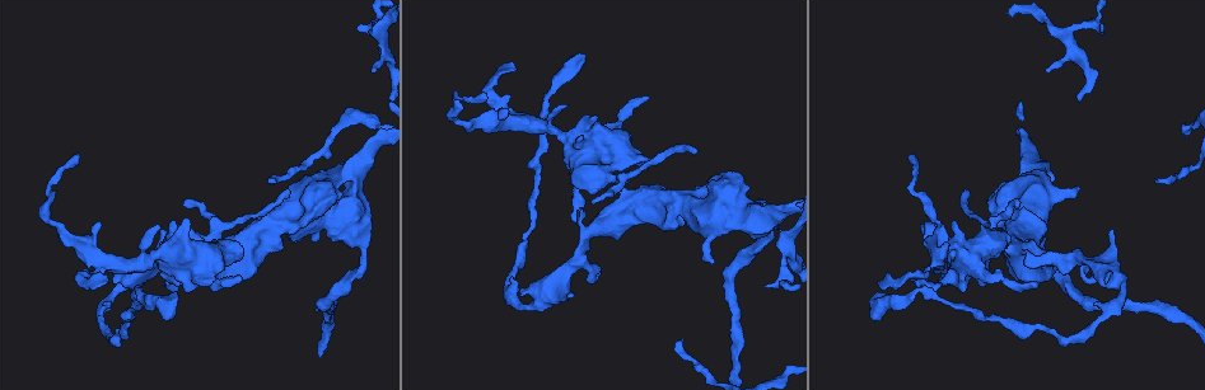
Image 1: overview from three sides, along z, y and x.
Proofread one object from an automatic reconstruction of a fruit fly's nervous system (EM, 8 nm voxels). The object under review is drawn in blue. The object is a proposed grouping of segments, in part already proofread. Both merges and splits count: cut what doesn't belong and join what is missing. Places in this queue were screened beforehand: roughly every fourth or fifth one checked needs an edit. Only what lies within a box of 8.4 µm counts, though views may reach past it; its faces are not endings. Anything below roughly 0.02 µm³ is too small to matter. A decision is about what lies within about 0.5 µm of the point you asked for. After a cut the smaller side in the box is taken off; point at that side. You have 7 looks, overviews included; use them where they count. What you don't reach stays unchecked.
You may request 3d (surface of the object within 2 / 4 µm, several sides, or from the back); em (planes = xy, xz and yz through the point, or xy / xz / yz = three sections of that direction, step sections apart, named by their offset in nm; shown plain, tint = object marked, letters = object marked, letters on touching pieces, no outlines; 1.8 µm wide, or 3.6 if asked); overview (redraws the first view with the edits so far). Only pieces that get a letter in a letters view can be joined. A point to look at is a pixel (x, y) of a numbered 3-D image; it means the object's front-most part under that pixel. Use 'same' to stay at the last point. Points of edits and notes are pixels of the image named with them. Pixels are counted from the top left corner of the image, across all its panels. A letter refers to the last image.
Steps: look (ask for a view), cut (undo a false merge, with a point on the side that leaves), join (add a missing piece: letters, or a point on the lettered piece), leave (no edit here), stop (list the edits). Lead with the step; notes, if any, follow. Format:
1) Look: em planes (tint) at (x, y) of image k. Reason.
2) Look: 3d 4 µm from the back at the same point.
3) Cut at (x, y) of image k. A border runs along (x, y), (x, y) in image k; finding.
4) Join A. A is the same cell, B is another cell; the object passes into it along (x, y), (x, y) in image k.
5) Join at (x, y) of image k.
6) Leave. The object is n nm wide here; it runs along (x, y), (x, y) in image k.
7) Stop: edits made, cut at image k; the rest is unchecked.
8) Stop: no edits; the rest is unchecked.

Look: 3d 4 µm from the back at (508, 114) of image 1. Free end.

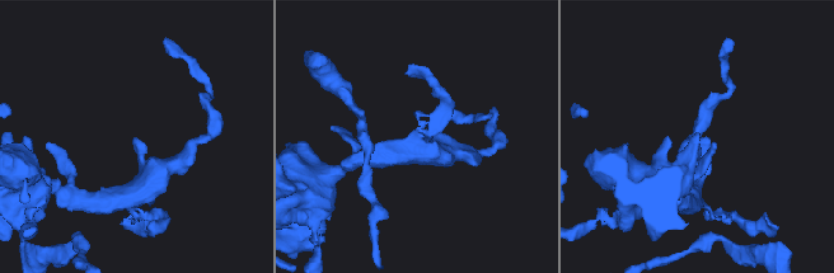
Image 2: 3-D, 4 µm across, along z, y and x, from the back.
Look: em yz step 16 (letters) at (133, 138) of image 2. Shape alone is not enough.

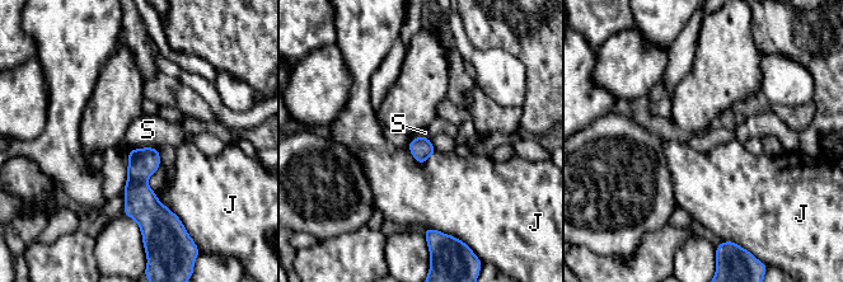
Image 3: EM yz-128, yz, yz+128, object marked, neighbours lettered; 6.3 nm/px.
Leave. J and S are other cells; a border runs along (158, 149), (134, 147), (129, 151) in image 3; none of them fits.

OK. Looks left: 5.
Look: em planes (letters) at (241, 276) of image 1. Free end.

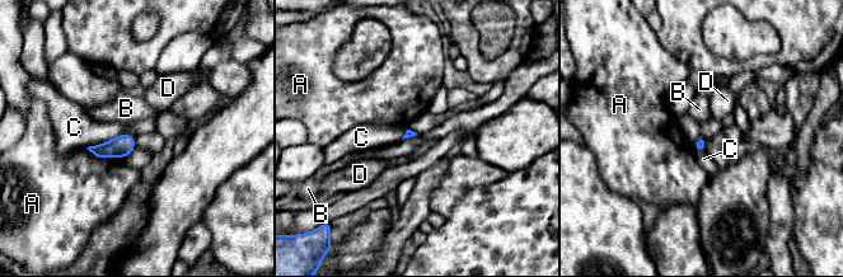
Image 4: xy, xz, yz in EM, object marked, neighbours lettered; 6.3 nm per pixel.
Leave. A, B, C and D are other cells; a border runs along (122, 132), (87, 148) in image 4; none of them fits.

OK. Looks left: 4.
Look: em 3.6 µm planes (tint) at (1159, 179) of image 1. An open end.

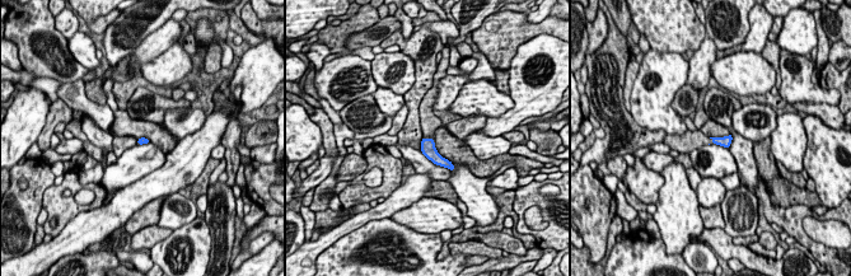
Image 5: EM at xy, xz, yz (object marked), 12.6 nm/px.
Look: em 3.6 µm planes (letters) at the same point.

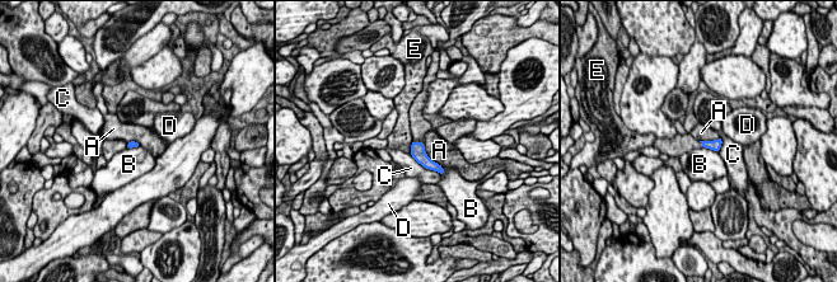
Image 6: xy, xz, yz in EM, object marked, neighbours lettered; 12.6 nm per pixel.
Leave. The longest contact is with C, 480 nm; A, B, C, D and E are other cells; a border runs along (422, 142), (425, 153), (442, 167) in image 6; no lettered piece goes on from it.

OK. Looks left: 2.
Stop: no edits; the rest is unchecked.

